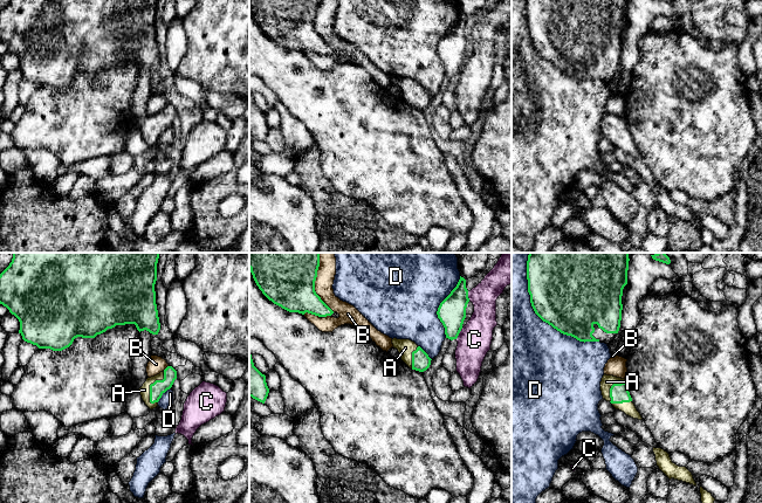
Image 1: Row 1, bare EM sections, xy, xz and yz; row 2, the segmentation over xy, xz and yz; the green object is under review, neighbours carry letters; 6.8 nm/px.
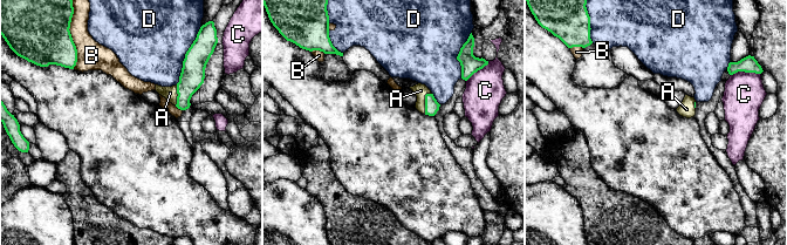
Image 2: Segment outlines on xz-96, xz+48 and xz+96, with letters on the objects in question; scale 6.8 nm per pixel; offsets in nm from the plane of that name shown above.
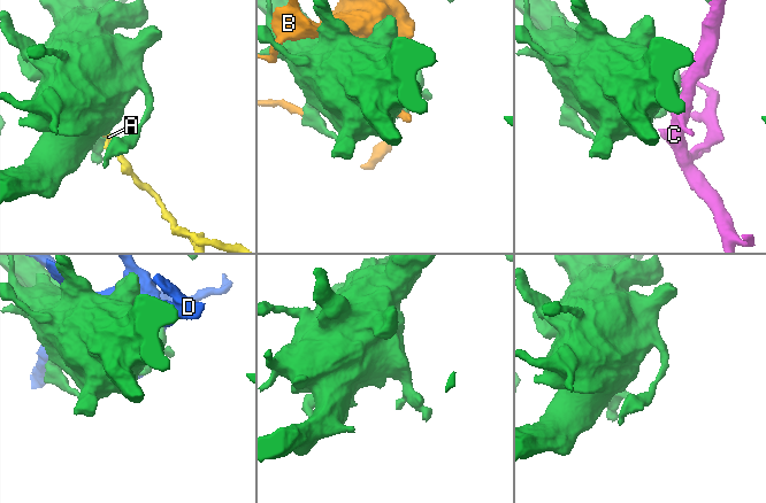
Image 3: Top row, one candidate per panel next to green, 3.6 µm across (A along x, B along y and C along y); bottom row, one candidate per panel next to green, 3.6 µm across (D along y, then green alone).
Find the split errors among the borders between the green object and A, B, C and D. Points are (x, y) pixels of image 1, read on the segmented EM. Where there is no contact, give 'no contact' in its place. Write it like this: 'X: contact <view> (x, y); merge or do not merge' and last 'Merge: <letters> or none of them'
A: contact xy (150, 385); merge
B: contact xz (314, 282); do not merge
C: contact xz (459, 332); do not merge
D: contact yz (537, 315); do not merge
Merge: A

